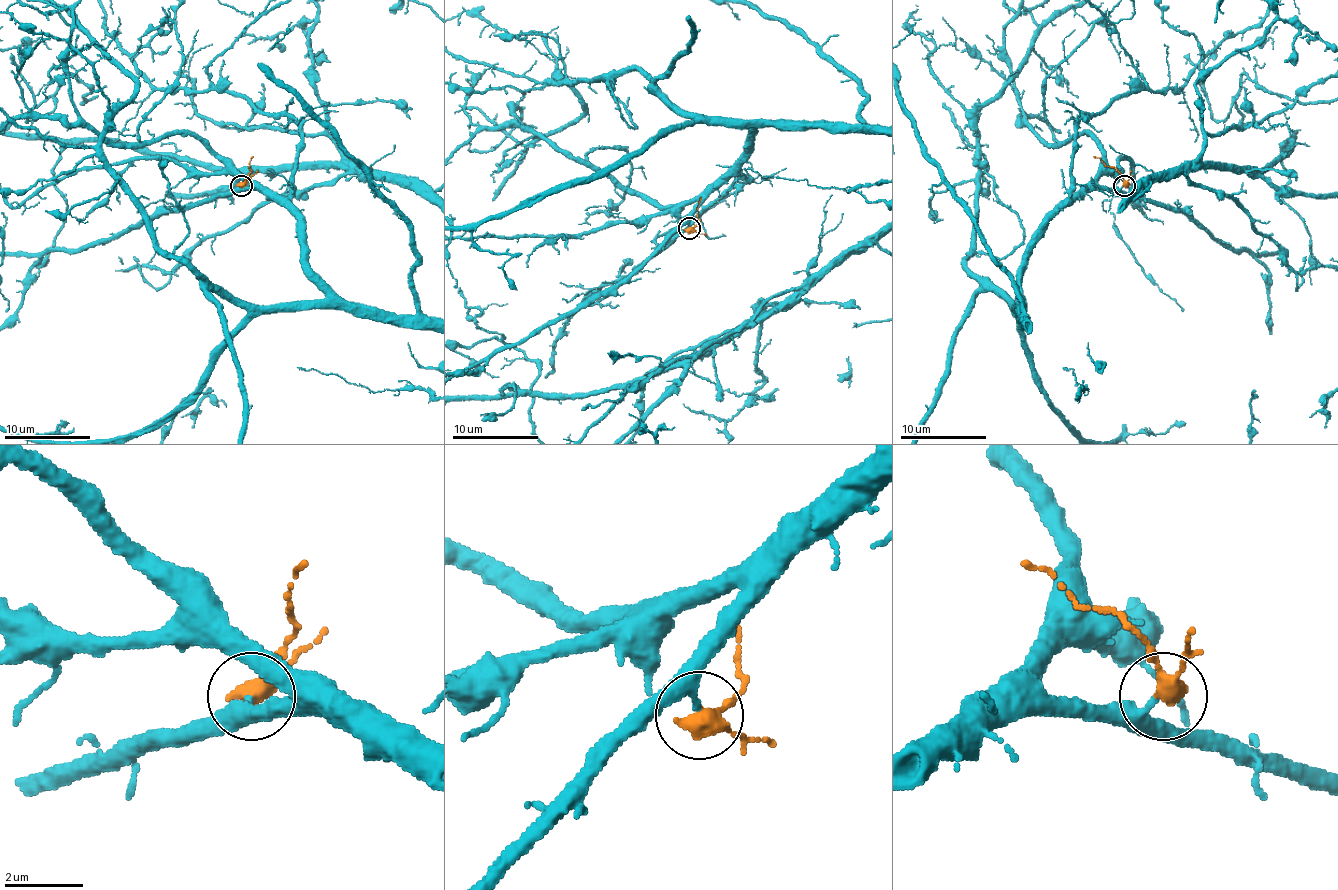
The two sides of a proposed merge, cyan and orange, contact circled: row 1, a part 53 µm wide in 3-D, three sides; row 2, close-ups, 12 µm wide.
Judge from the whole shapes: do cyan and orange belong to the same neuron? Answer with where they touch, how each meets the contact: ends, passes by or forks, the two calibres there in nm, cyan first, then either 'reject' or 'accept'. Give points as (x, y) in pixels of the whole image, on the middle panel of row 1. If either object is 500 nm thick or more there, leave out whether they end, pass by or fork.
at (689, 228); cyan ends there; orange passes by; 280 nm thick on the cyan side, 400 nm on the other; accept

